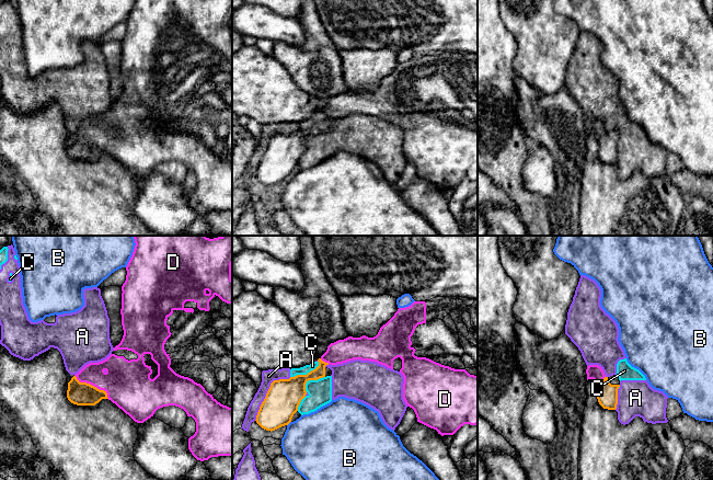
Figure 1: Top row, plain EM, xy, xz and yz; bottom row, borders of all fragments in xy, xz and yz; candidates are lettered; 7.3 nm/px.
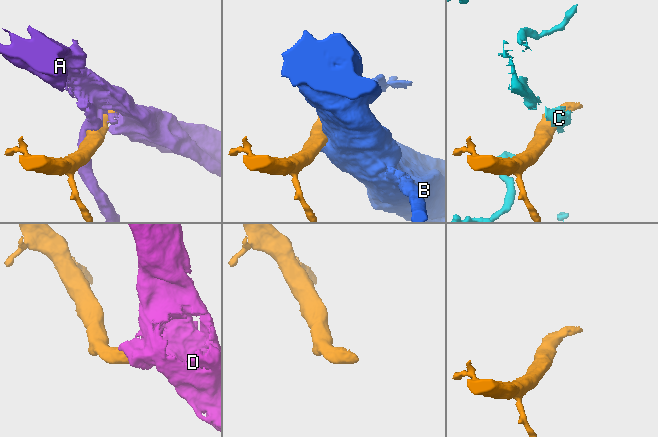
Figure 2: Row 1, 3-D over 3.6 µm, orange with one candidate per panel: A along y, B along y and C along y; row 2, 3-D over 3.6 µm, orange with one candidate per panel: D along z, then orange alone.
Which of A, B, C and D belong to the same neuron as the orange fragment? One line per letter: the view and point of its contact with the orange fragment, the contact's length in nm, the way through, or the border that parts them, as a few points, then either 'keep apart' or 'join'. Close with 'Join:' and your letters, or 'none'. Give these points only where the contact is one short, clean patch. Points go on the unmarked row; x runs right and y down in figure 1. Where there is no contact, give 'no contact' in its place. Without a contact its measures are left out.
A: xz (267, 147) | 420 nm | keep apart
B: xz (289, 176) | 50 nm | keep apart
C: xz (307, 128) | 240 nm | keep apart
D: xy (91, 139) | 300 nm | across xy (81, 148), (91, 139), (117, 139), (125, 136) | join
Join: D

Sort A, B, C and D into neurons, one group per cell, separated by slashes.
A C / B / D

